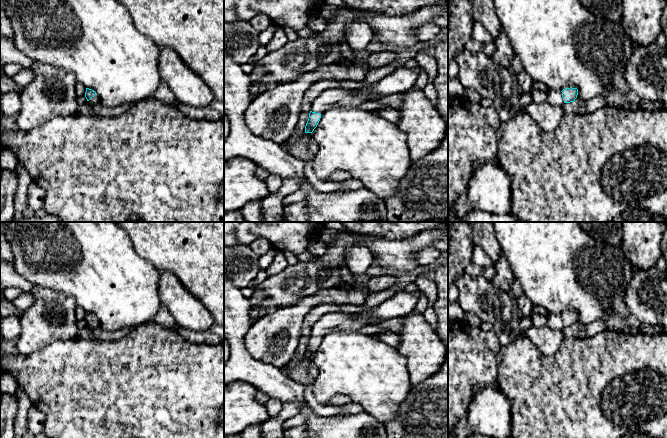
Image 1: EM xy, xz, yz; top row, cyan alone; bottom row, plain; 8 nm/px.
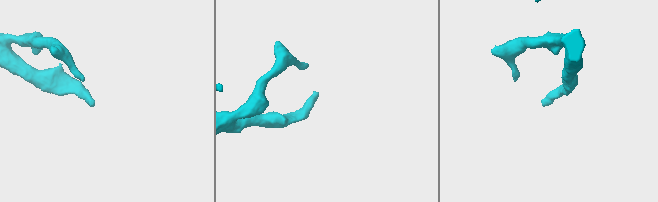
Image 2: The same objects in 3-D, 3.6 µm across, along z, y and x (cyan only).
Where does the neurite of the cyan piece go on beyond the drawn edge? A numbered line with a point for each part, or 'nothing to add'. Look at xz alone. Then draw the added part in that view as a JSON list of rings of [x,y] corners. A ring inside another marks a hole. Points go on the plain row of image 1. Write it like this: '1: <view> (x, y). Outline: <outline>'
1: xz (403, 302). Outline: [[[400,289],[393,297],[365,313],[327,313],[313,324],[310,335],[322,338],[330,332],[357,331],[369,325],[371,319],[384,321],[391,318],[405,317],[415,309],[421,295],[422,292],[420,290],[408,292]]]

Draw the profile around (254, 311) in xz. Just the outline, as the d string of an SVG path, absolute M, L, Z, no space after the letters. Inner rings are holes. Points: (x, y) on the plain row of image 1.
M260 305L251 306L250 312L249 312L251 324L253 324L254 321L259 318L259 311L261 310L261 308L262 307Z

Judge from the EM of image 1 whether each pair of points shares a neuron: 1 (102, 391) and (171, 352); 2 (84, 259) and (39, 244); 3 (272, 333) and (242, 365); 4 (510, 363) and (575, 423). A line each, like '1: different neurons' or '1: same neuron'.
1: same neuron
2: same neuron
3: different neurons
4: same neuron

